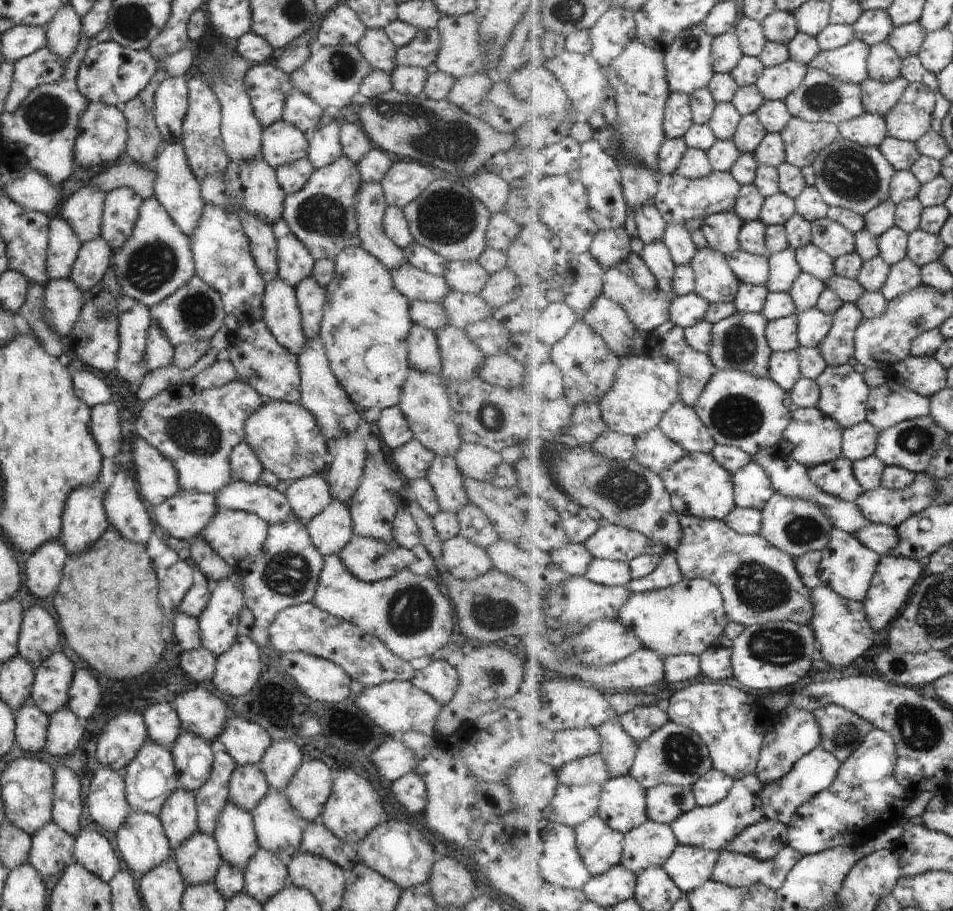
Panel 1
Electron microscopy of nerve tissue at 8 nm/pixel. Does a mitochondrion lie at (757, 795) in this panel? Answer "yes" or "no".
no

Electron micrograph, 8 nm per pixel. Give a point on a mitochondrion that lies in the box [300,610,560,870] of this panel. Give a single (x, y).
(494, 677)

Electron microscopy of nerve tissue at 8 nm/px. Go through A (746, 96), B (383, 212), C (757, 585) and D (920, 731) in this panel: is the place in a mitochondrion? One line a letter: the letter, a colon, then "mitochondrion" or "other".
A: other
B: other
C: mitochondrion
D: mitochondrion

